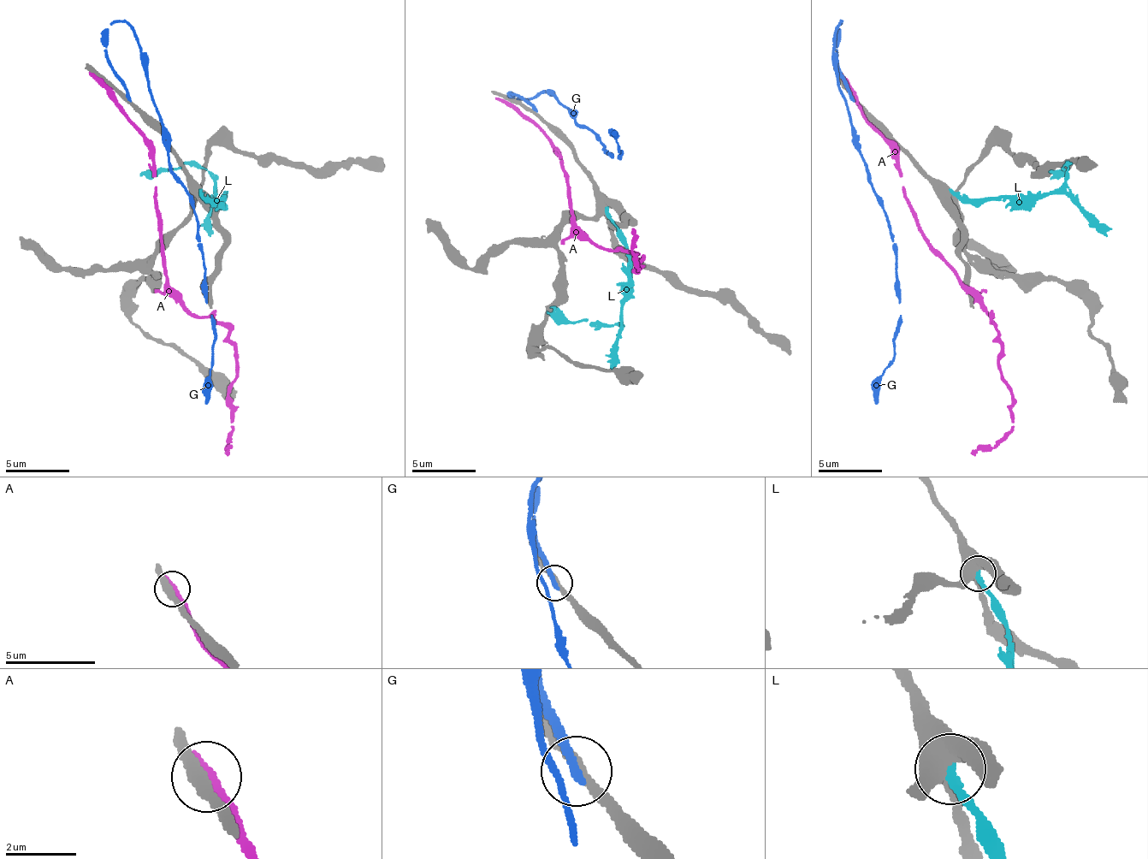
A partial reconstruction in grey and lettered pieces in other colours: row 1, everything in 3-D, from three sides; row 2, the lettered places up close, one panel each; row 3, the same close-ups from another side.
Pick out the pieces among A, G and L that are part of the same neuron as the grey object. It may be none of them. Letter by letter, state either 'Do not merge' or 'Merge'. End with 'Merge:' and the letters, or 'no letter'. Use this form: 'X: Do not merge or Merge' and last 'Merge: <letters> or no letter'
A: Do not merge
G: Do not merge
L: Do not merge
Merge: no letter

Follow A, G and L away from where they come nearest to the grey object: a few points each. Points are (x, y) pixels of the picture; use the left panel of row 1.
A: (101, 81), (120, 114), (149, 145), (164, 285), (193, 314), (215, 316), (228, 329), (234, 381), (225, 453)
G: (129, 97), (107, 56), (107, 27), (117, 21), (133, 31), (171, 174), (196, 215), (215, 339), (206, 403)
L: (199, 192), (206, 199), (221, 196), (203, 168), (190, 164), (158, 168), (139, 177)

